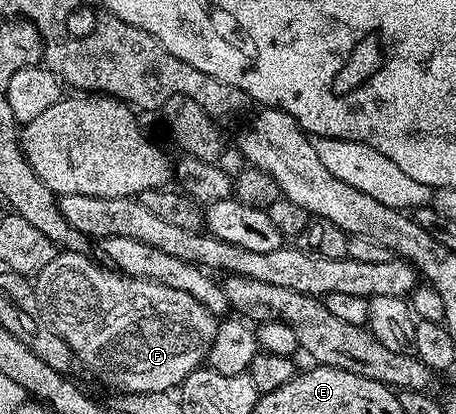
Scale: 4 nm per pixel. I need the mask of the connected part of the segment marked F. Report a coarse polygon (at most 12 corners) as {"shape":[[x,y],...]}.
{"shape":[[59,251],[38,304],[96,379],[170,392],[219,321],[192,294]]}

